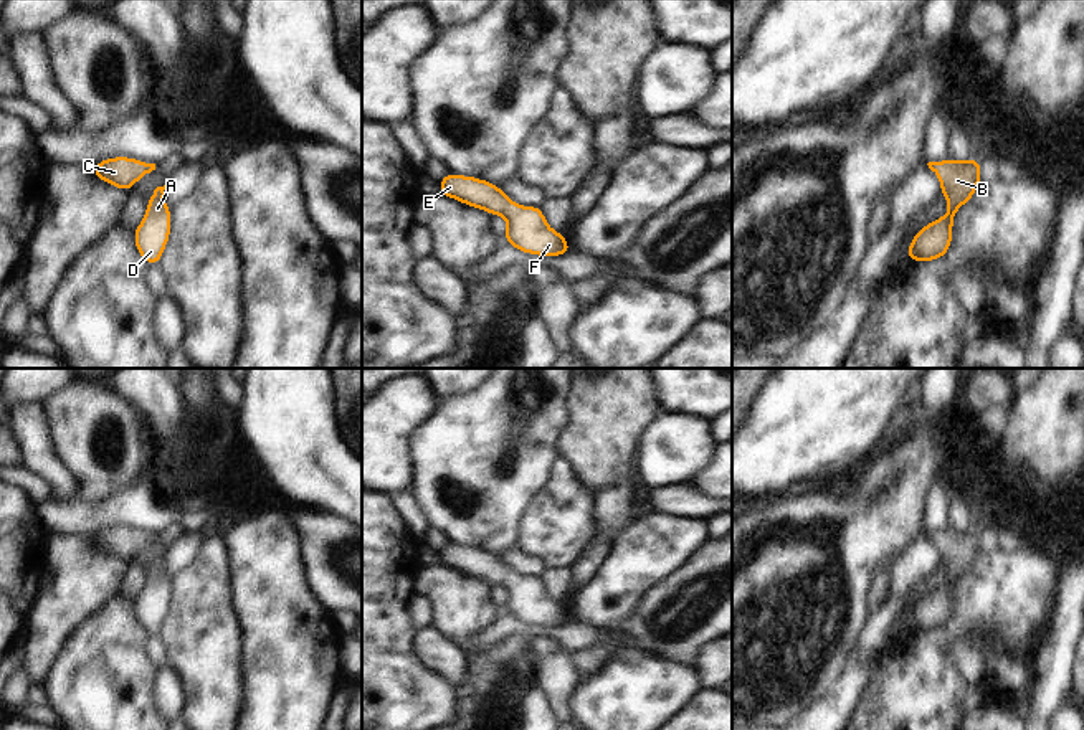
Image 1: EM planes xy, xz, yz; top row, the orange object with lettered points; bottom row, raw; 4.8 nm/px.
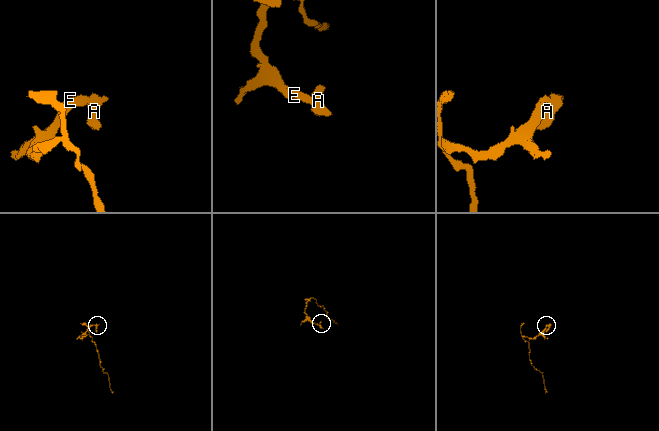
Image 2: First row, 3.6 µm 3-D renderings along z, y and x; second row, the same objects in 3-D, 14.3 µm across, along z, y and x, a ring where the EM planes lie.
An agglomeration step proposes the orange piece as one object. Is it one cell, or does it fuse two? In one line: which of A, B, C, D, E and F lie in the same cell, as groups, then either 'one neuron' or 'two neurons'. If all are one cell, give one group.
groups A B C D E F; one neuron

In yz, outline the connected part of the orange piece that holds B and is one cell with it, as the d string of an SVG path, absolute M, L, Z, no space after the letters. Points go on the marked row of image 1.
M948 157L942 162L929 162L927 165L940 180L940 193L948 200L948 210L942 218L920 228L907 246L906 259L919 263L940 259L947 254L953 238L953 218L958 208L972 200L977 187L982 183L982 162L975 157L965 162Z

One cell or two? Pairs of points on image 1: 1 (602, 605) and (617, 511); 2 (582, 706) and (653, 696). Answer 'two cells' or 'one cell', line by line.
1: two cells
2: one cell

